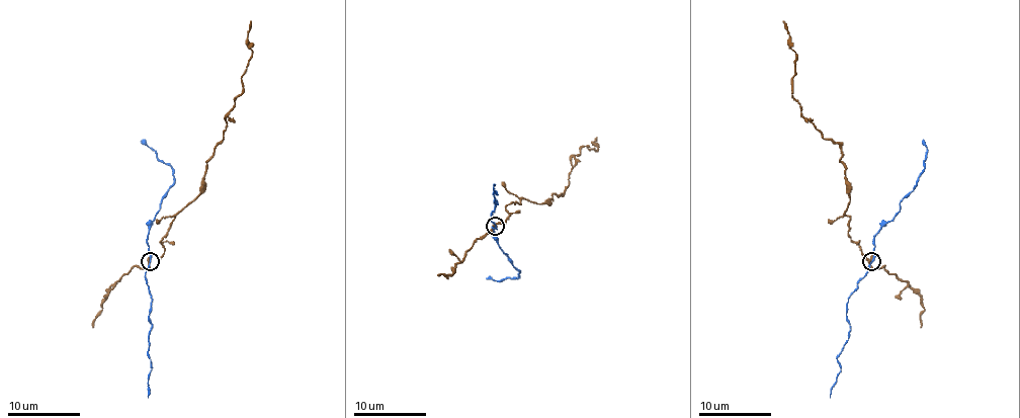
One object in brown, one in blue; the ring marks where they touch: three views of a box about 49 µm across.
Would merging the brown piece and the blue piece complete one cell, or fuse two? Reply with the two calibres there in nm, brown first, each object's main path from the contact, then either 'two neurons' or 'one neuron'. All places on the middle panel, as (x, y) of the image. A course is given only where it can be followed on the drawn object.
360/160 nm | brown via (496, 225), (510, 216), (512, 201), (559, 196), (572, 158), (586, 145), (597, 149), (597, 137) | blue via (496, 225), (492, 229), (494, 239), (519, 270), (519, 275), (499, 281), (487, 277) | two neurons

